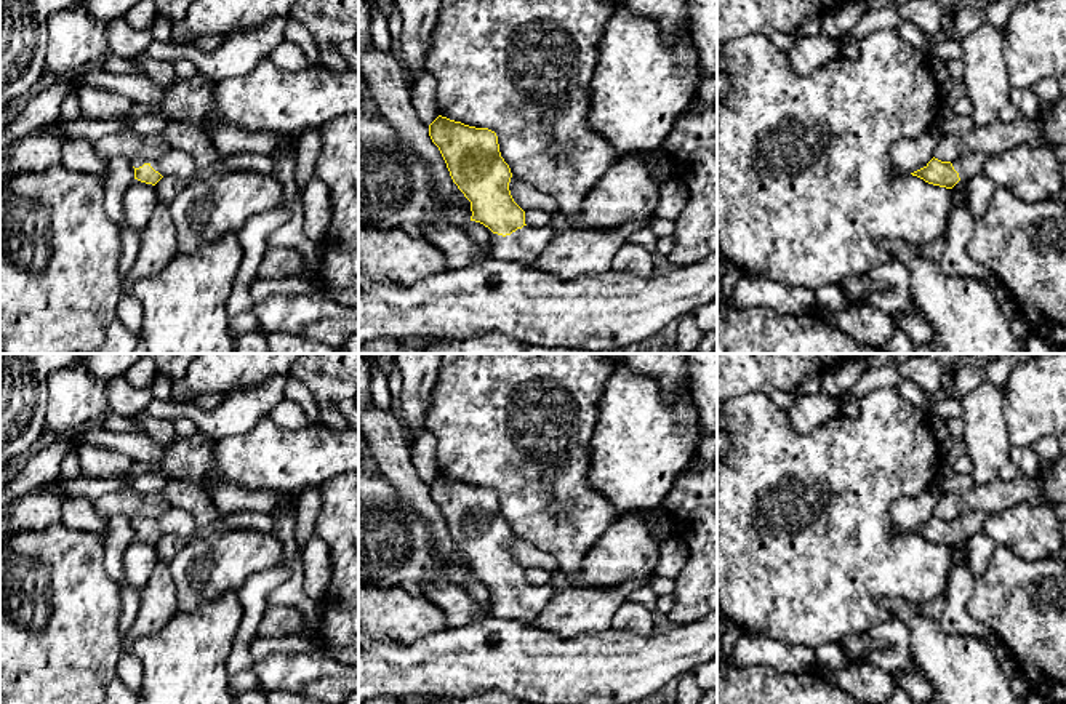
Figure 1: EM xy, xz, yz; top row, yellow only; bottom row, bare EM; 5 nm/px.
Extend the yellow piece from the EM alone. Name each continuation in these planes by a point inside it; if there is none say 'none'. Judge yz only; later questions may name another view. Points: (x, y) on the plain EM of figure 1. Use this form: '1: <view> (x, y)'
1: yz (969, 525)

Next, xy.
1: xy (175, 520)

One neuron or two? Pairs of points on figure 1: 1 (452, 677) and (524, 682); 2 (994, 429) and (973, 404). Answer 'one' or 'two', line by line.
1: one
2: one

